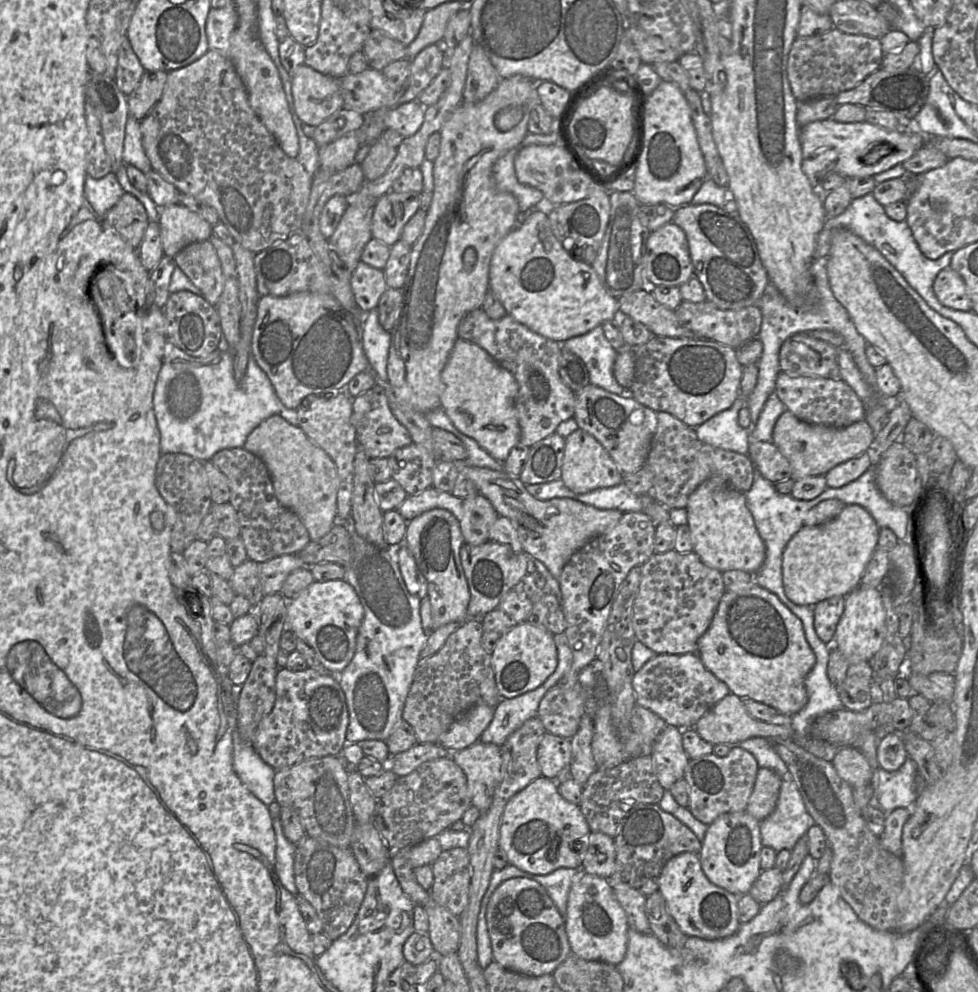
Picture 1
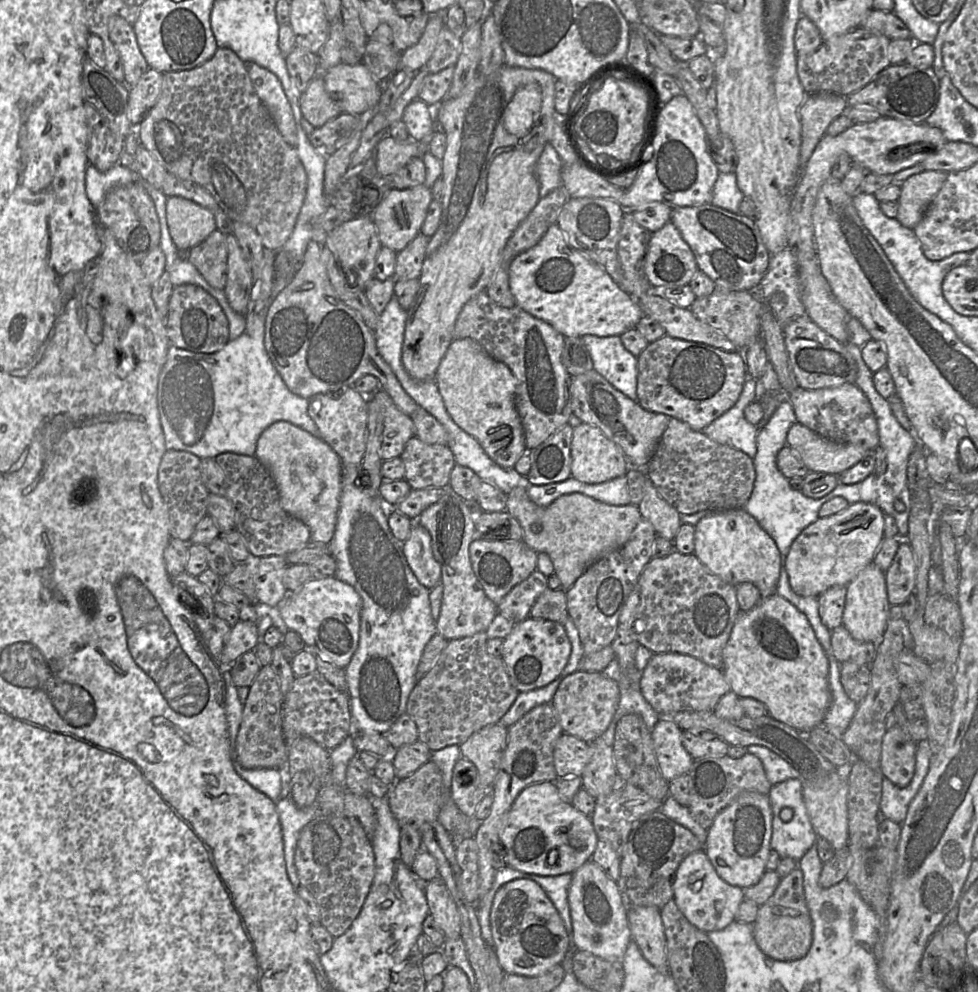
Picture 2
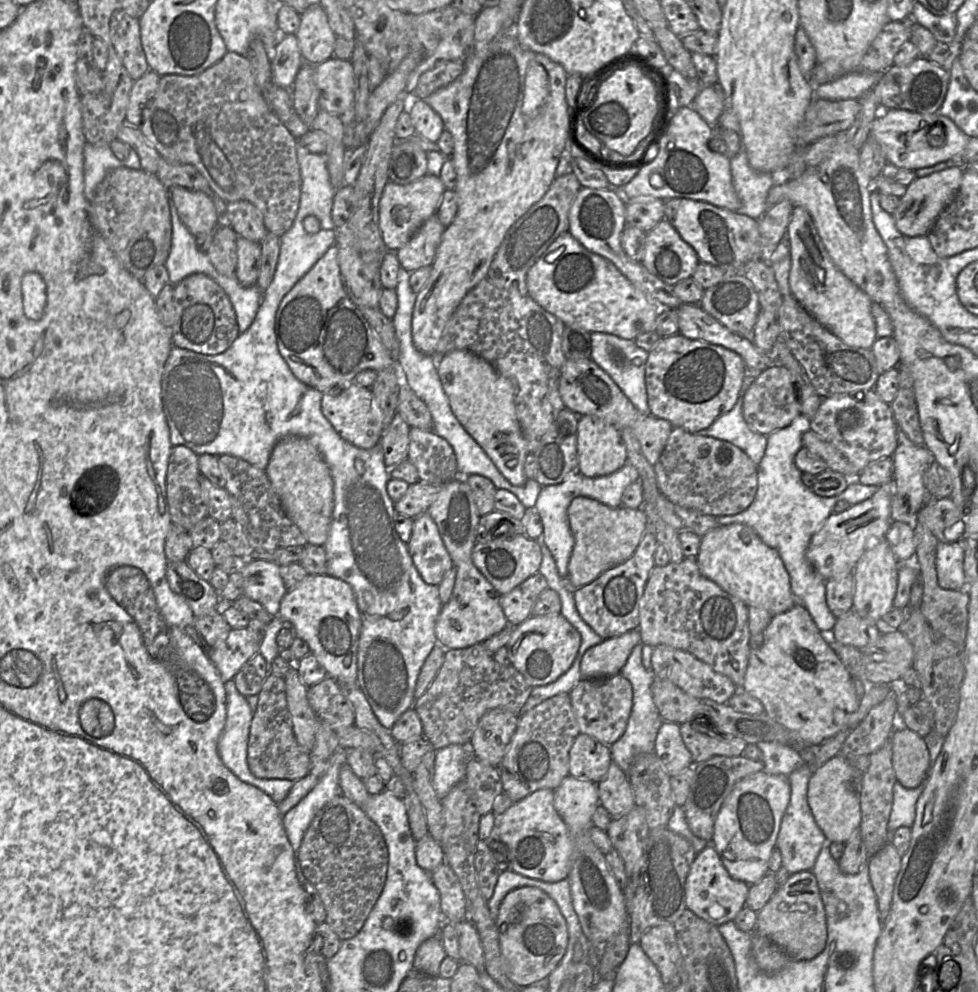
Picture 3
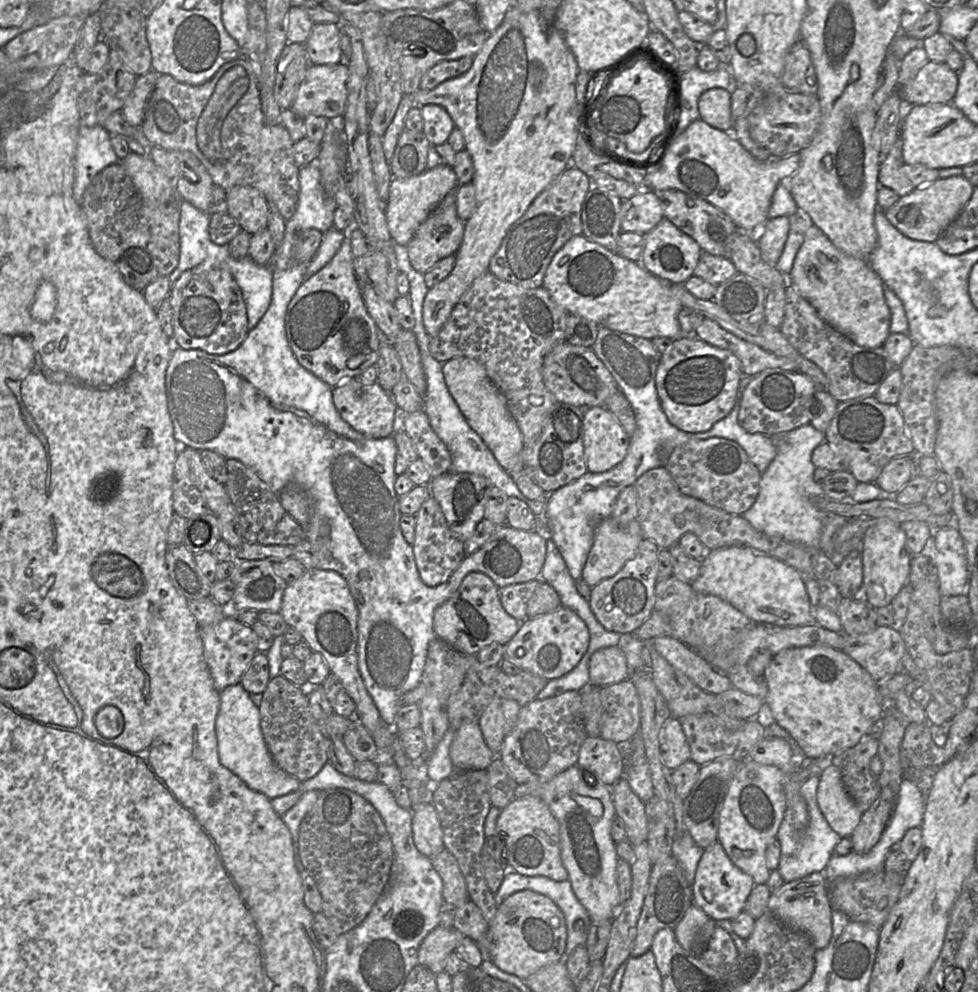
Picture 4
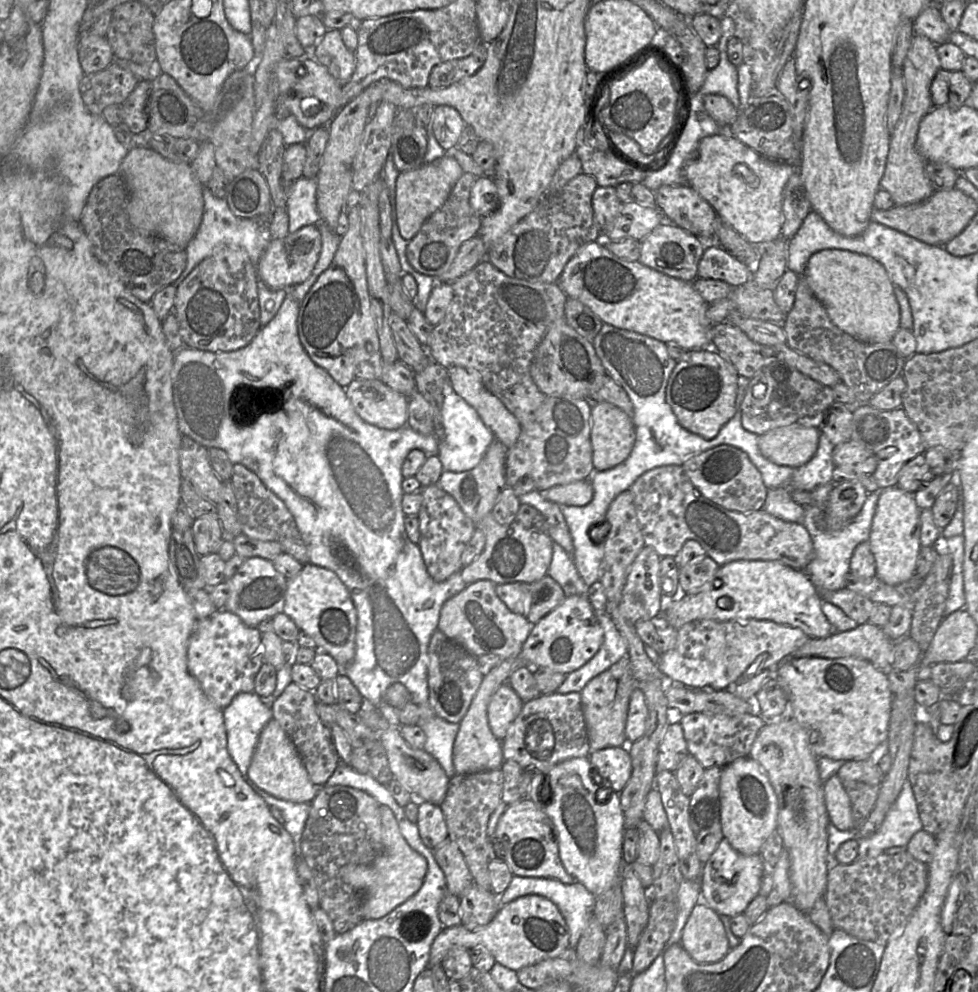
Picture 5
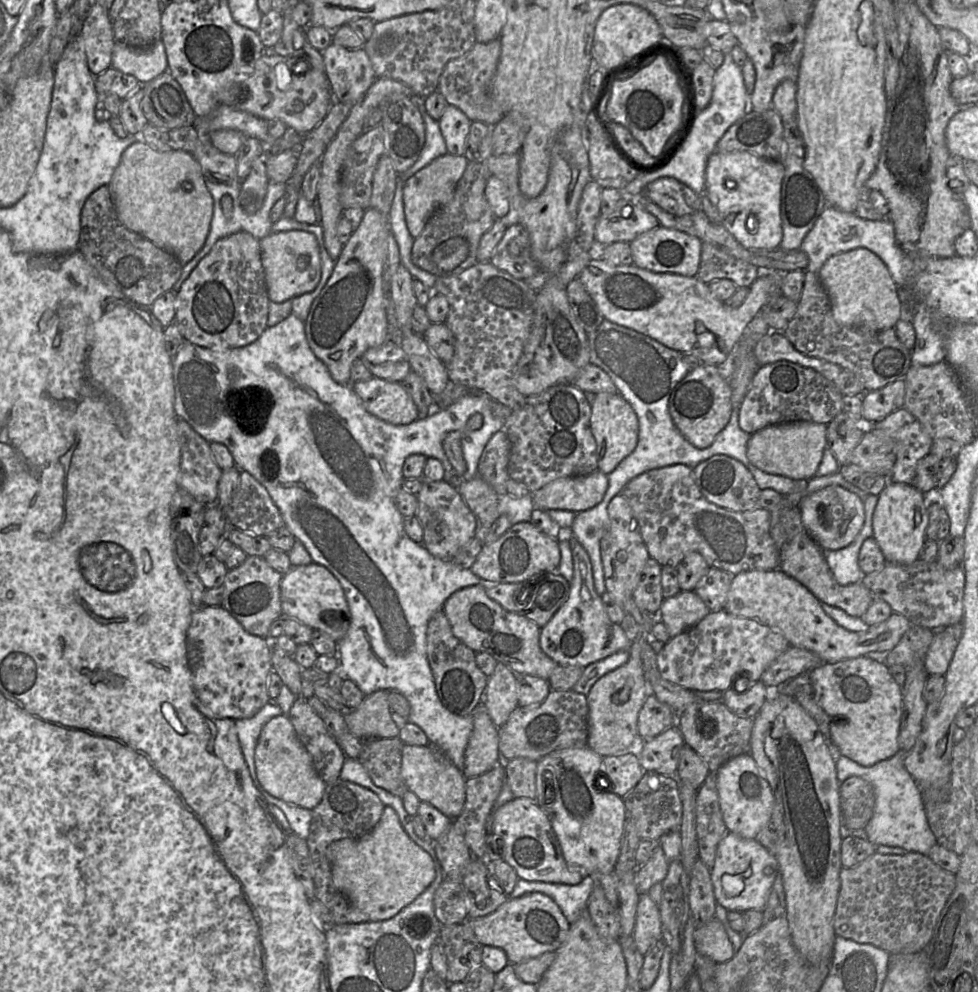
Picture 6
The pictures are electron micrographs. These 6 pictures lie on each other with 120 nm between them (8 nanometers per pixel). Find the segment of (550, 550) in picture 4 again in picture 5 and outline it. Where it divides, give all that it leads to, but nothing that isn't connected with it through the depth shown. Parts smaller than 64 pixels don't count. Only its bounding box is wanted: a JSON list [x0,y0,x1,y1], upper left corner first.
[547,542,589,595]

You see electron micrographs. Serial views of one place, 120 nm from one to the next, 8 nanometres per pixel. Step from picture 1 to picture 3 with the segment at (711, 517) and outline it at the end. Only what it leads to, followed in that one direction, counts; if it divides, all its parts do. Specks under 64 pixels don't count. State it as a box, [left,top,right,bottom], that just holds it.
[696,523,797,617]

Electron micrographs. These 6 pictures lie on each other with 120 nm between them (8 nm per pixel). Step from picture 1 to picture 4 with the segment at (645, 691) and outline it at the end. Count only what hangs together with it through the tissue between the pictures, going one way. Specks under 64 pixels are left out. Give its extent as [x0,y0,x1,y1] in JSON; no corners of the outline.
[653,636,733,695]

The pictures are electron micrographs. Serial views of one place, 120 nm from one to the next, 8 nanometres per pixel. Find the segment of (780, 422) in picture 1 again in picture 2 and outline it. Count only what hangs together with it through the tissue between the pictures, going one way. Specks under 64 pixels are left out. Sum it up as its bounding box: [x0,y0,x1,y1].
[786,422,872,476]

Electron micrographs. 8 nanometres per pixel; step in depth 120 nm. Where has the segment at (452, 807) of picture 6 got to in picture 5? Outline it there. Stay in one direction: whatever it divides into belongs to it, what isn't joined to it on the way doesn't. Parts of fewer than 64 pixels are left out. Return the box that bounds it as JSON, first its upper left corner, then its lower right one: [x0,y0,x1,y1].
[377,727,450,807]

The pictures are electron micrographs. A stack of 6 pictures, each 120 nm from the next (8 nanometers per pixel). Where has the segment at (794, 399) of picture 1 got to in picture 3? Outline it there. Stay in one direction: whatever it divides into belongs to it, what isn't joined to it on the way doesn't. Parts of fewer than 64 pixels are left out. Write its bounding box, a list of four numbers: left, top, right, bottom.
[810,389,899,474]

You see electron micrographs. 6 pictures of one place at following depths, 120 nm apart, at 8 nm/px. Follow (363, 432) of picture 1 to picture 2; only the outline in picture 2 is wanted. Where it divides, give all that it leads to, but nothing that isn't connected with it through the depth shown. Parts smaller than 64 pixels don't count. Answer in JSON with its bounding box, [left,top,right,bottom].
[370,389,415,461]

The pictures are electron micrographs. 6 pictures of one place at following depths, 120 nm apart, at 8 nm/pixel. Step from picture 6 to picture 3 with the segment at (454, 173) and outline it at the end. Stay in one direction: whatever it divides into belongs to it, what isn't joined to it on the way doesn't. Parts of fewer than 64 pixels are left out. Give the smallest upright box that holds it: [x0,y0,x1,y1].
[379,174,446,252]

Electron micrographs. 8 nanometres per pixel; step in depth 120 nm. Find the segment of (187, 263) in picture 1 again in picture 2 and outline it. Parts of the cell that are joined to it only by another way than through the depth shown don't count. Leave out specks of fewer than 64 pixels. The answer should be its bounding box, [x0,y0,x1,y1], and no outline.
[188,231,227,290]

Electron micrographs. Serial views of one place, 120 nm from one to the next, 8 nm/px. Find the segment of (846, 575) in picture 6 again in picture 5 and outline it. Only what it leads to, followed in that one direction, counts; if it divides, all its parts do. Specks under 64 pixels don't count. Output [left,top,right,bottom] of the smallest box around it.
[802,492,879,592]

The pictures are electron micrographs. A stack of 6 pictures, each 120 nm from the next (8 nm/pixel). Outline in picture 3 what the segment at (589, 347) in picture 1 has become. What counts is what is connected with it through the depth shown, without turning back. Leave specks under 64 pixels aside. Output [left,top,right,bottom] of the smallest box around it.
[590,332,652,415]

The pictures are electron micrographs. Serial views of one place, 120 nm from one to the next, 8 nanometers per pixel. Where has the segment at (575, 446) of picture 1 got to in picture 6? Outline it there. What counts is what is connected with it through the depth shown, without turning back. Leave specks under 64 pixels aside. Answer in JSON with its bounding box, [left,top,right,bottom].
[590,392,639,475]

